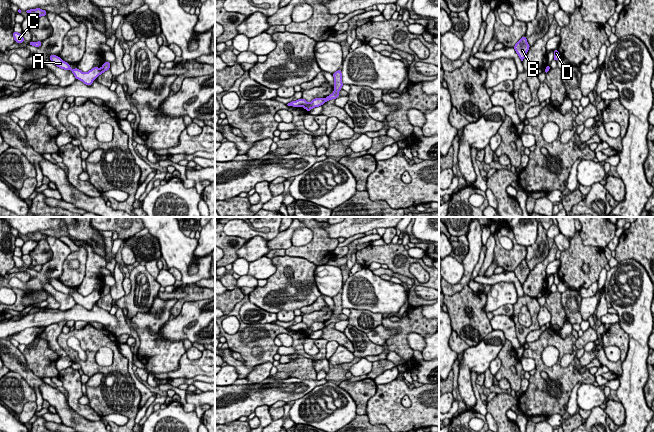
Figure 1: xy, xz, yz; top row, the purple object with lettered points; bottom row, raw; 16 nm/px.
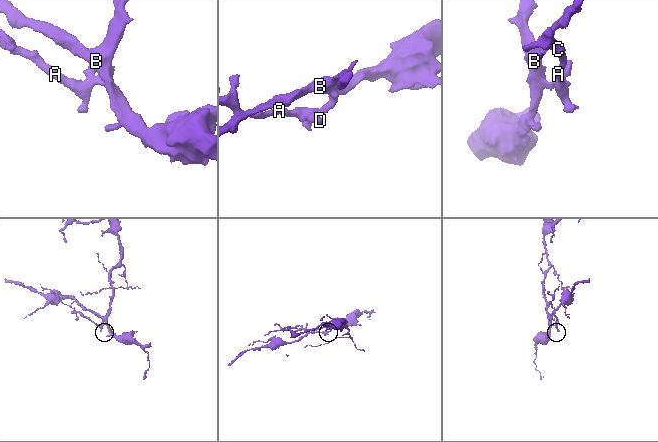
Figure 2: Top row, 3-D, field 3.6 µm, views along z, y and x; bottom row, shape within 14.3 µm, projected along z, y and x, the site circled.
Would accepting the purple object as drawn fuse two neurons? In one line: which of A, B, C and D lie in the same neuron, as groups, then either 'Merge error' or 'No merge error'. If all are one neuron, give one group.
Groups: A C D / B. Merge error

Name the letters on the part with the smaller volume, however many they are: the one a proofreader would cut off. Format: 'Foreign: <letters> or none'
Foreign: A, C, D

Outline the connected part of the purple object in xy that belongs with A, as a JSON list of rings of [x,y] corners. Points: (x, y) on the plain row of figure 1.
[[[49,279],[50,285],[57,291],[64,294],[71,294],[77,304],[82,305],[87,310],[92,309],[93,305],[101,298],[101,294],[98,291],[93,291],[88,296],[84,297],[78,292],[72,293],[70,288],[63,285],[59,280]]]

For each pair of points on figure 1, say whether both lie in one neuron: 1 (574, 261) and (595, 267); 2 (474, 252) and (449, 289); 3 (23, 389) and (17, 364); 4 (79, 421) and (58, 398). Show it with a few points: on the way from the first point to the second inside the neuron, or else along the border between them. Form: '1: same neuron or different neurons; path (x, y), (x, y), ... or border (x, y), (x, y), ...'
1: same neuron; path (579, 260), (588, 260), (590, 262)
2: same neuron; path (469, 263), (467, 277), (460, 285)
3: different neurons; border (10, 370), (18, 373), (33, 389)
4: same neuron; path (73, 418), (60, 404)

